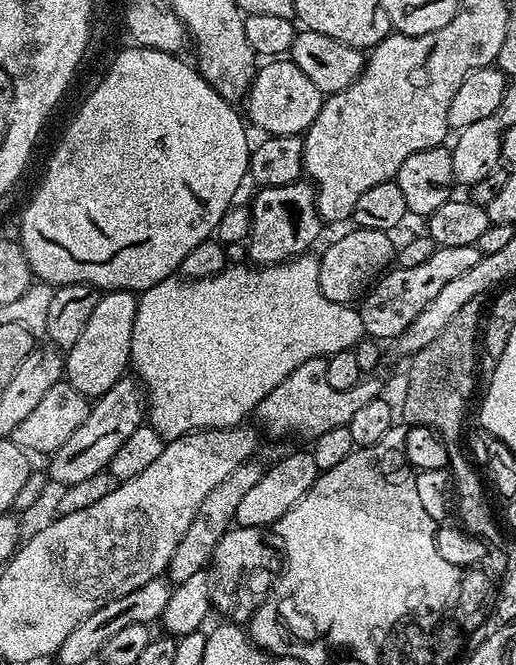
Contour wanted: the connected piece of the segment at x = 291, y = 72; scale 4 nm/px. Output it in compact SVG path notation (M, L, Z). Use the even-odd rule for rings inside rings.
M272 58L261 63L256 69L246 97L246 105L248 104L246 116L251 123L253 120L261 128L261 133L270 136L298 136L307 132L314 118L318 118L318 110L324 104L325 99L325 93L320 92L318 86L314 86L314 82L310 82L310 78L306 78L302 70L298 70L298 66L294 66L292 59Z

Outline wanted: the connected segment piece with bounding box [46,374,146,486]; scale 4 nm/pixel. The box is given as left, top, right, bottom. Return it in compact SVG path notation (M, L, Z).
M125 374L89 407L86 422L82 422L82 426L74 430L73 436L67 442L62 442L56 452L51 453L49 460L52 461L46 465L51 483L67 486L74 482L83 482L84 479L105 471L114 454L118 454L122 442L126 442L126 438L130 438L130 434L134 434L134 430L138 430L145 420L145 389L139 379Z

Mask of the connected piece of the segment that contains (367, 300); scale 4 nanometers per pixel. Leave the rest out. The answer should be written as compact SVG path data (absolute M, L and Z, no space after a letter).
M474 244L450 246L449 248L437 248L426 262L419 263L418 266L405 269L396 266L385 271L368 288L366 295L358 304L365 333L377 342L395 341L396 337L402 334L402 330L406 330L406 326L410 326L410 322L414 322L414 318L418 318L418 314L422 314L422 310L426 310L426 306L430 306L430 302L438 294L438 290L442 290L442 286L446 286L446 282L450 282L452 279L458 278L458 274L470 270L470 266L475 266L480 257L480 251Z

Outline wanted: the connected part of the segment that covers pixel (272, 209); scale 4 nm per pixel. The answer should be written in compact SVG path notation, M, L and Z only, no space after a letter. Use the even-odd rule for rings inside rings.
M303 179L286 186L260 188L252 200L252 229L246 235L247 259L253 265L287 264L305 255L320 236L322 221L316 209L316 190Z

